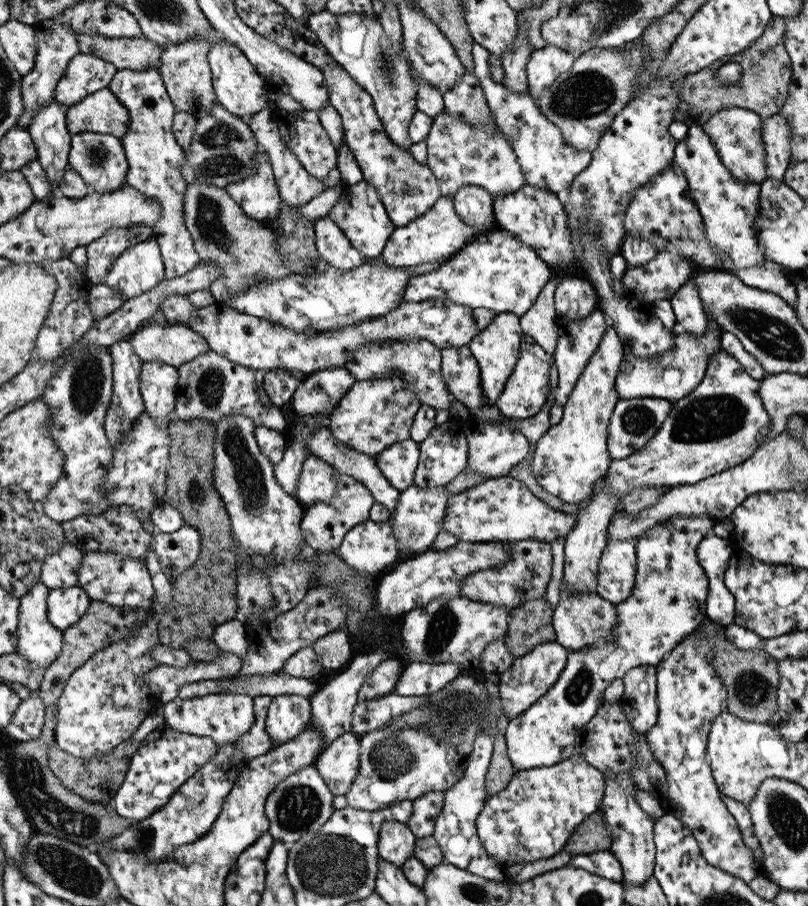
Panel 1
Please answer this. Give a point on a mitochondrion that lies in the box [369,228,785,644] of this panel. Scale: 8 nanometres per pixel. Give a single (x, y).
(713, 417)

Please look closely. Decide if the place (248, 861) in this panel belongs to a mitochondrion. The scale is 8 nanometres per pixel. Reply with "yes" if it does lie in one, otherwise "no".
no

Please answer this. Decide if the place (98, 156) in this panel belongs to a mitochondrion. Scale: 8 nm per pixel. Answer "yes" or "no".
yes

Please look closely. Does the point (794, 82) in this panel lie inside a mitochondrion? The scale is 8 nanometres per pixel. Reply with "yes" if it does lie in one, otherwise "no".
no

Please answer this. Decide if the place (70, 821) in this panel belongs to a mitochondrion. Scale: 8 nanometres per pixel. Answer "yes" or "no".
yes

